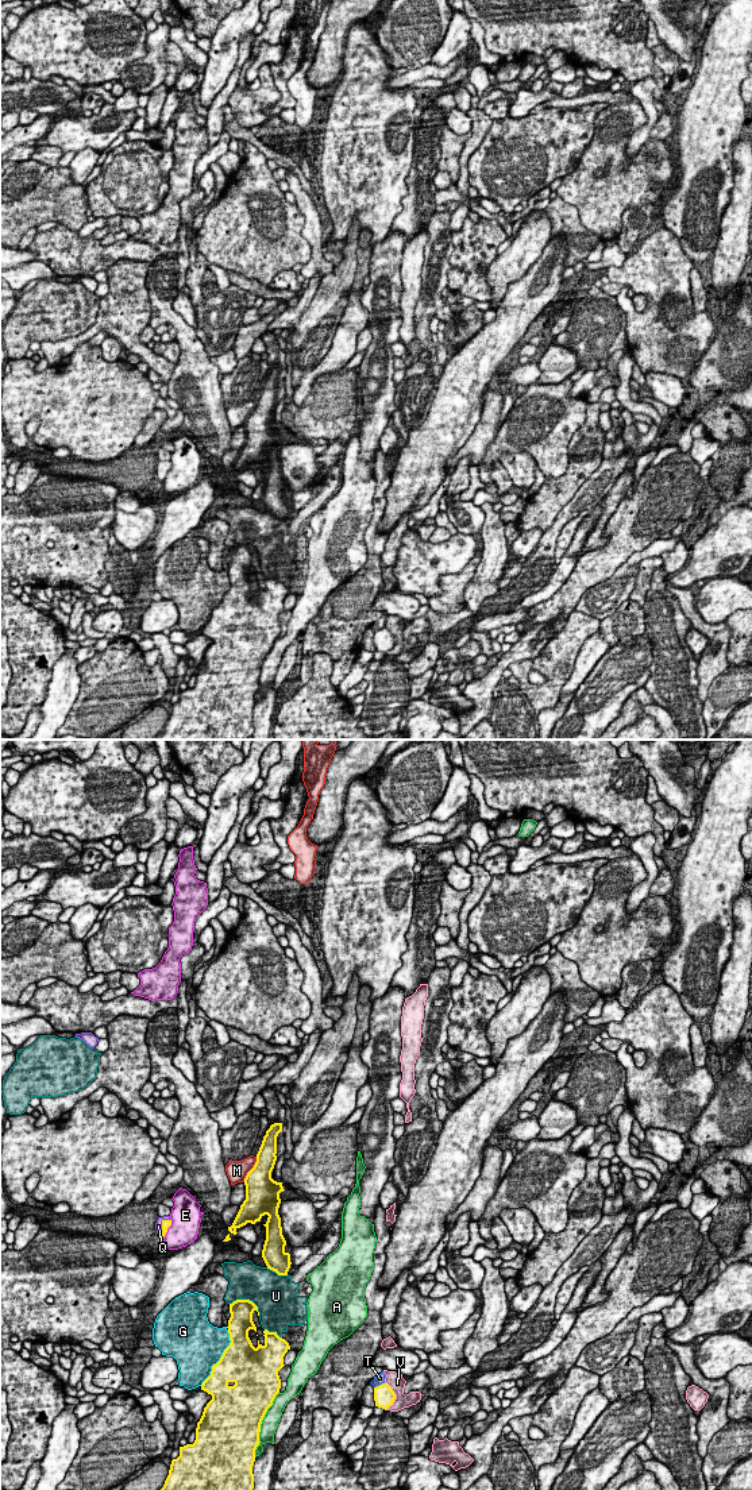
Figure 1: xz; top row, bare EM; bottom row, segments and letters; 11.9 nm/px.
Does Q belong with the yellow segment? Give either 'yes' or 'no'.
yes

